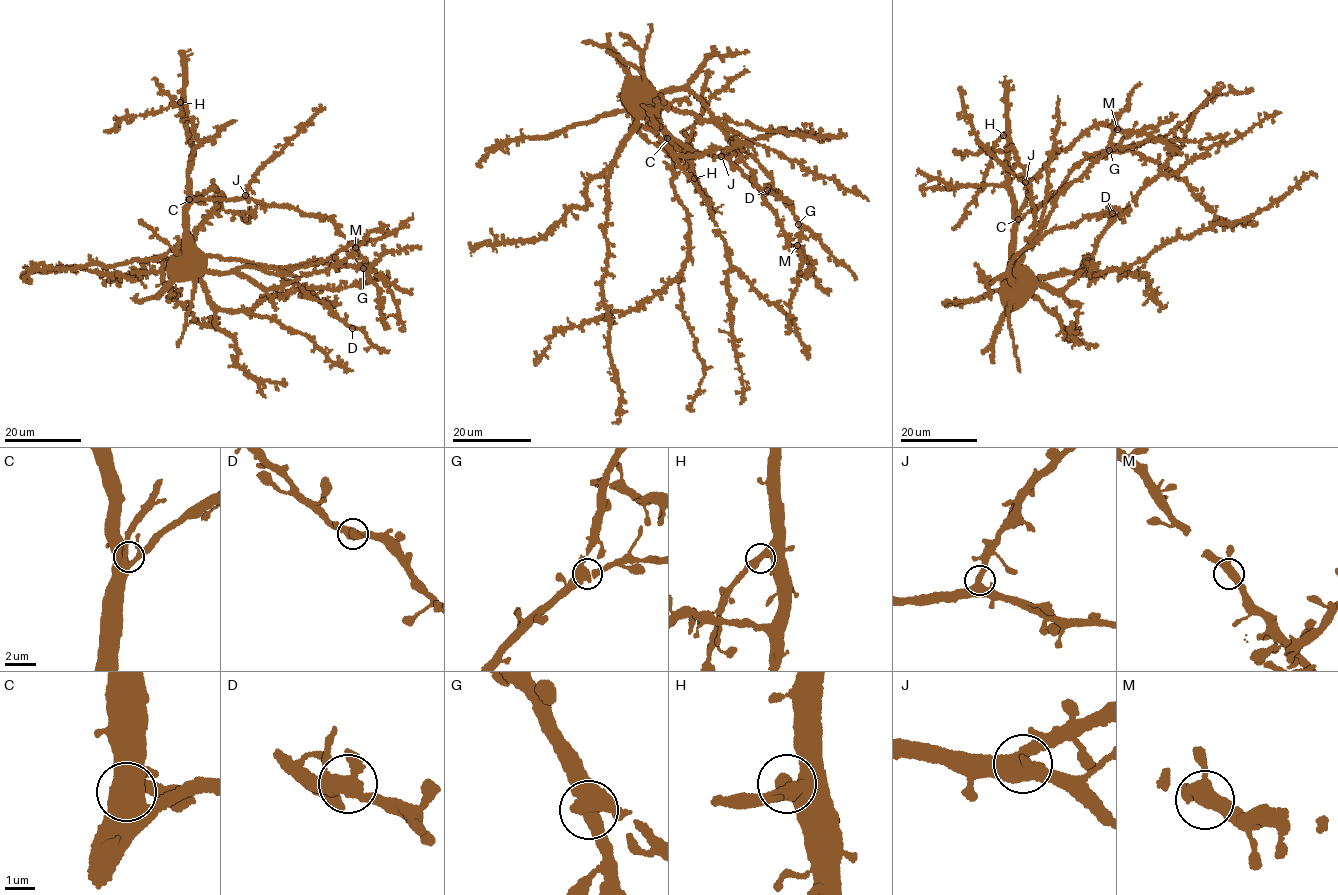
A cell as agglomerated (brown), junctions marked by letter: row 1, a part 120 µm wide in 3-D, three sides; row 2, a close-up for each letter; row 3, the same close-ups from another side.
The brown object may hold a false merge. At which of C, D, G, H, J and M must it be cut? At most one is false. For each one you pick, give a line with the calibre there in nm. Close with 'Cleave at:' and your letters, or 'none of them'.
Cleave at: none of them

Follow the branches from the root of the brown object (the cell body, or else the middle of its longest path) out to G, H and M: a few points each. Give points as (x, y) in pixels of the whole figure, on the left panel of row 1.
G: (181, 256), (192, 251), (279, 269), (311, 260), (333, 267), (363, 268)
H: (181, 256), (190, 202), (191, 141), (187, 109), (180, 102)
M: (181, 256), (192, 251), (279, 269), (318, 261), (333, 267), (363, 268), (376, 286), (386, 287), (355, 247)

